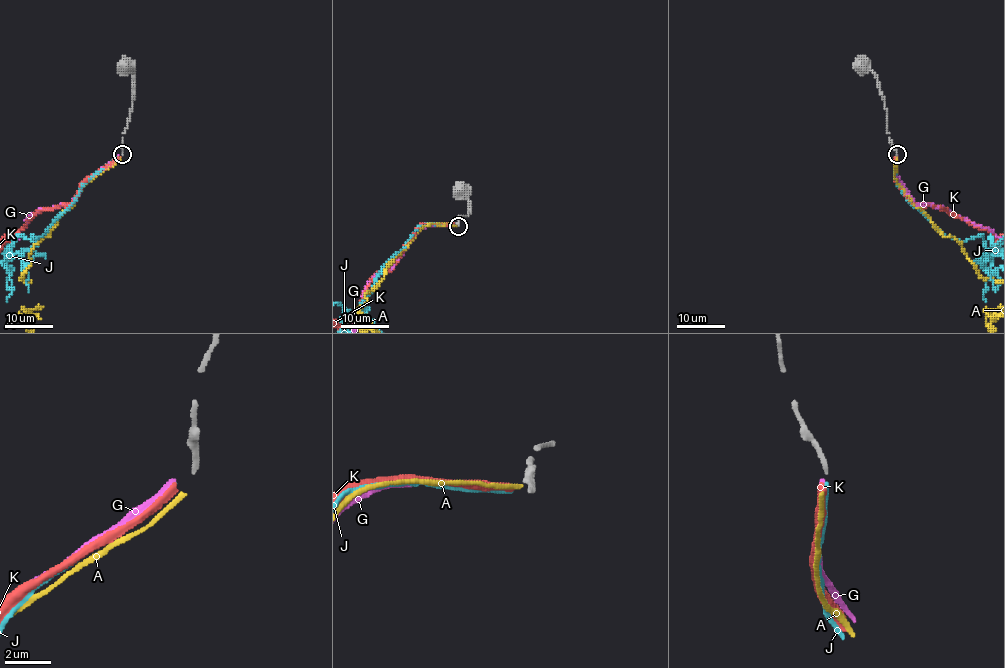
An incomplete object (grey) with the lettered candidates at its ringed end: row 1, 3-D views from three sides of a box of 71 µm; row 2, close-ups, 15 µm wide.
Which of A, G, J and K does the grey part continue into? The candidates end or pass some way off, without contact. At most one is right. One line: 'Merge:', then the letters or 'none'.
Merge: J

